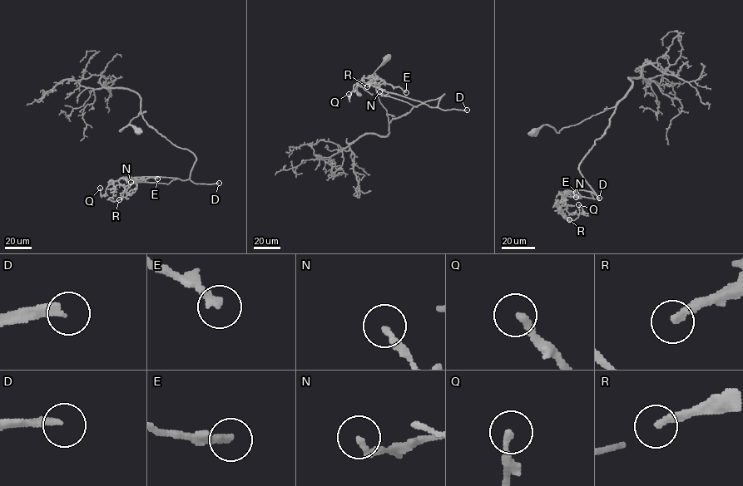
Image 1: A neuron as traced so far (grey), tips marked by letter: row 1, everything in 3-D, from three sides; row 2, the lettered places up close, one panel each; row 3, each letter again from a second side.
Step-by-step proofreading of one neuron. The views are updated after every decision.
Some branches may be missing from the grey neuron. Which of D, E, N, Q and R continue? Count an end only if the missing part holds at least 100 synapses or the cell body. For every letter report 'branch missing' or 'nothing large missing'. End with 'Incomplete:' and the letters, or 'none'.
D: branch missing
E: nothing large missing
N: nothing large missing
Q: nothing large missing
R: nothing large missing
Incomplete: D

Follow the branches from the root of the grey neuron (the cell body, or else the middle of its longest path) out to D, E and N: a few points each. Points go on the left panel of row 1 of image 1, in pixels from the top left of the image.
D: (138, 130), (127, 125), (119, 131), (141, 110), (149, 125), (193, 154), (190, 180), (219, 183)
E: (138, 130), (127, 125), (119, 131), (141, 110), (149, 125), (196, 159), (185, 180), (121, 178), (157, 179)
N: (138, 130), (127, 125), (119, 131), (141, 110), (149, 125), (190, 150), (196, 161), (185, 180), (131, 182)

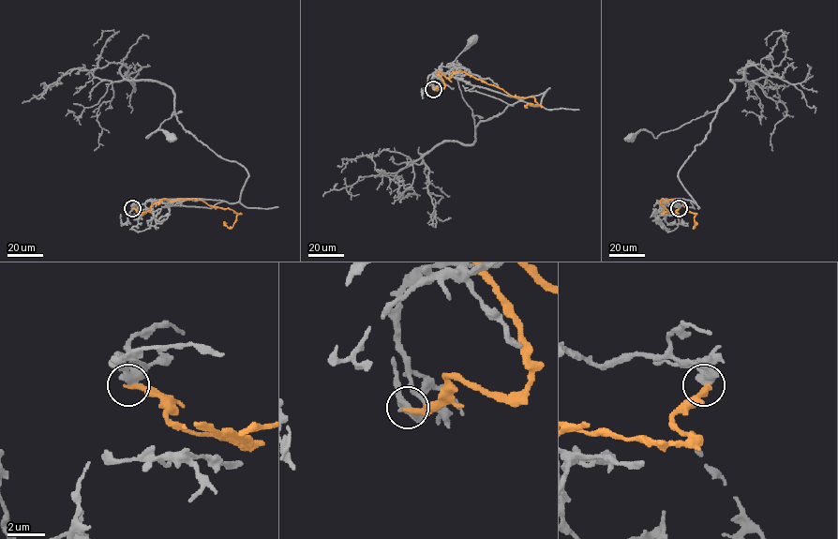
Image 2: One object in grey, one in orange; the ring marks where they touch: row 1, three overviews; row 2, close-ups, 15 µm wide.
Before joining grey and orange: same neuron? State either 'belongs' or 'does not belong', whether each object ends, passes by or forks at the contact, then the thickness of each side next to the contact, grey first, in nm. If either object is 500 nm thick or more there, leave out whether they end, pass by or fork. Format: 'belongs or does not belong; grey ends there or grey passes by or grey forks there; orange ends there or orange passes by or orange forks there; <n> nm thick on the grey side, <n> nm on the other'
does not belong; grey passes by; orange ends there; 400 nm thick on the grey side, 280 nm on the other

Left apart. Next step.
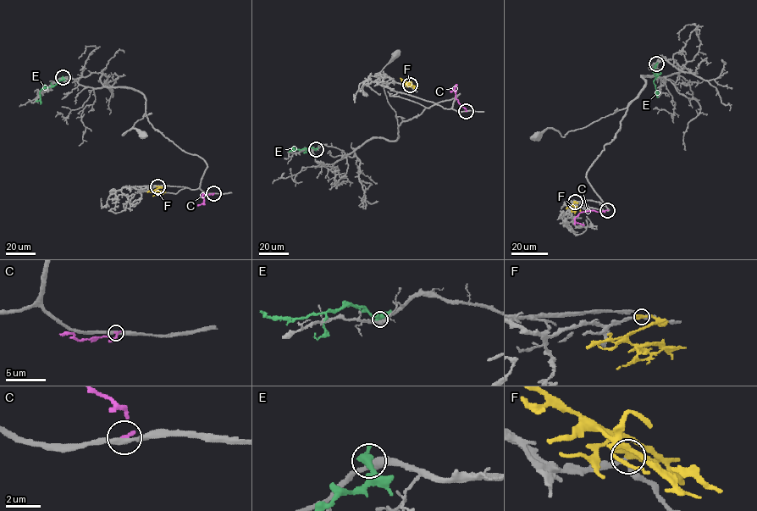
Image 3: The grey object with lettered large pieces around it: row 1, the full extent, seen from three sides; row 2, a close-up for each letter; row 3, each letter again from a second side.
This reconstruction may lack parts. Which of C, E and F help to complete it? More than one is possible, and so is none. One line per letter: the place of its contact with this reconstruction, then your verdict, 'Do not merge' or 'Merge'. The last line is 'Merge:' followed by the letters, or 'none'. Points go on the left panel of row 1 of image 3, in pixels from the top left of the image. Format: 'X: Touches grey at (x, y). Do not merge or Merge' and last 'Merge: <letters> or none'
C: Touches grey at (213, 193). Do not merge
E: Touches grey at (63, 77). Do not merge
F: Touches grey at (157, 186). Merge
Merge: F

